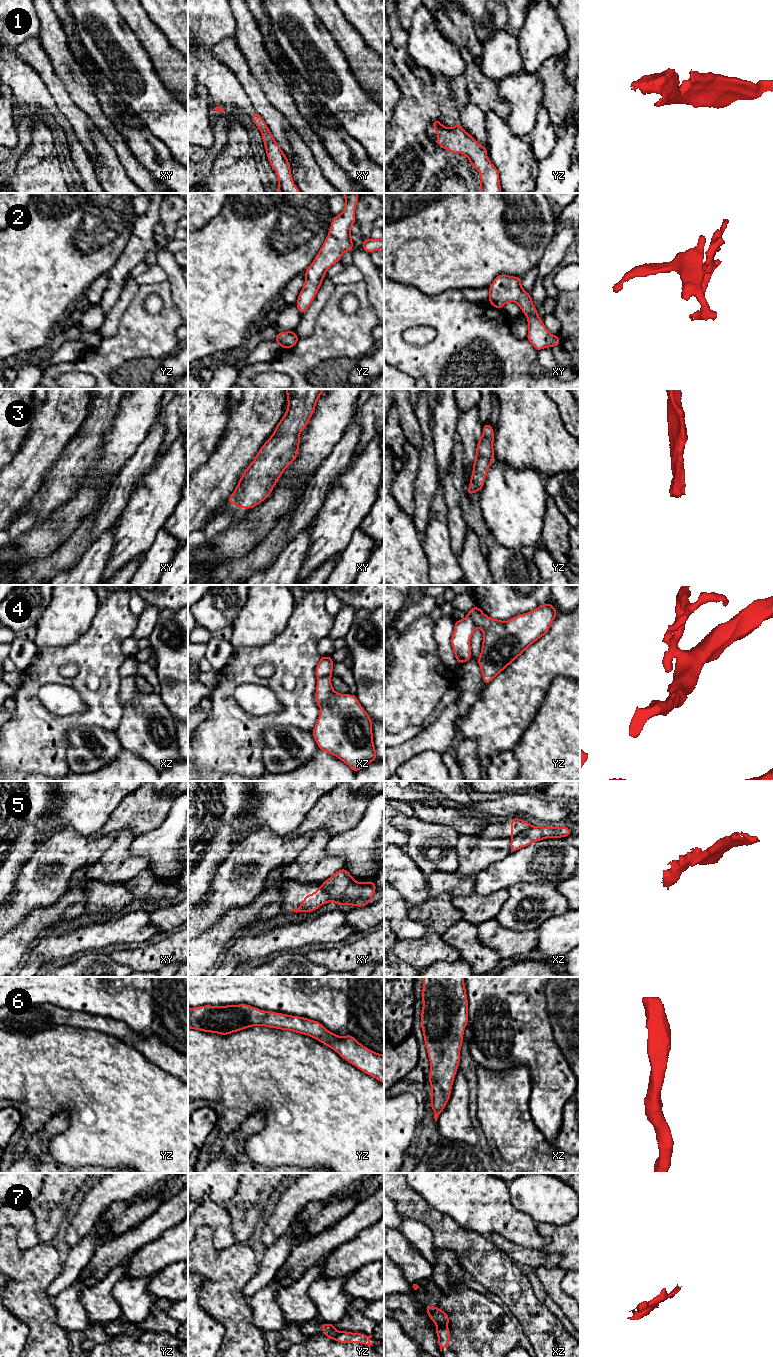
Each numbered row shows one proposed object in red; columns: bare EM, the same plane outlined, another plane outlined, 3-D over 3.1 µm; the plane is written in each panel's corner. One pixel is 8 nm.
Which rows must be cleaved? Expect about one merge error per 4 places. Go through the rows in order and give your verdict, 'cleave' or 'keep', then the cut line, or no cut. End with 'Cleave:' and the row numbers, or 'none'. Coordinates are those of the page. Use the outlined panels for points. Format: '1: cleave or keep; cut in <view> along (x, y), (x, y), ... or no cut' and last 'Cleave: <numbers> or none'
1: keep; no cut
2: keep; no cut
3: keep; no cut
4: cleave; cut in xz along (331, 674), (318, 678)
5: cleave; cut in xz along (531, 826), (512, 838)
6: keep; no cut
7: cleave; cut in xz along (436, 1323), (446, 1327)
Cleave: 4, 5, 7

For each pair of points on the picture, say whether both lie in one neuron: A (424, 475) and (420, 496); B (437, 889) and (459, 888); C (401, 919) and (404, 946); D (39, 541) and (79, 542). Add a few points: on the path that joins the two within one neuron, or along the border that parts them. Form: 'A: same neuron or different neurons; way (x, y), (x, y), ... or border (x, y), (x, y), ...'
A: same neuron; way (424, 480), (424, 491)
B: same neuron; way (442, 888), (454, 888)
C: different neurons; border (425, 929), (417, 938), (403, 938), (399, 941)
D: different neurons; border (79, 524), (46, 557)

